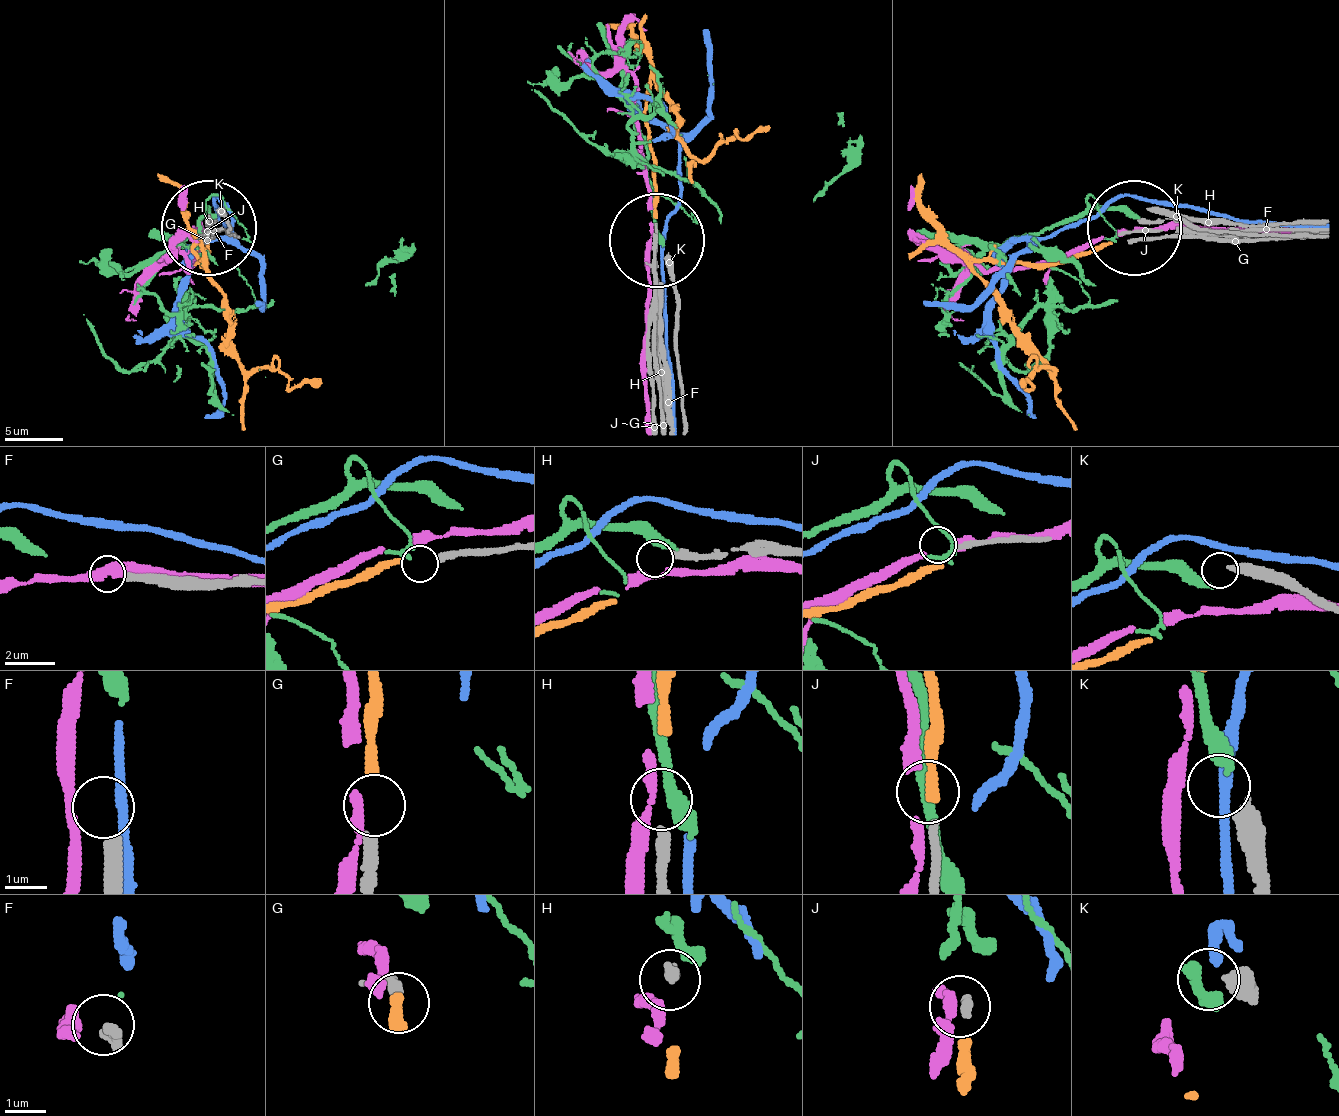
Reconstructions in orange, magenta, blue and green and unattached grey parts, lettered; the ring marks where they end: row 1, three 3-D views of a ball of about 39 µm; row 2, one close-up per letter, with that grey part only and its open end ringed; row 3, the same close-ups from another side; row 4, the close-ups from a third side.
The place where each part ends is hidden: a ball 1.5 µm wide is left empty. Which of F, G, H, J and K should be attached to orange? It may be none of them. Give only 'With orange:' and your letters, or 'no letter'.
With orange: G

